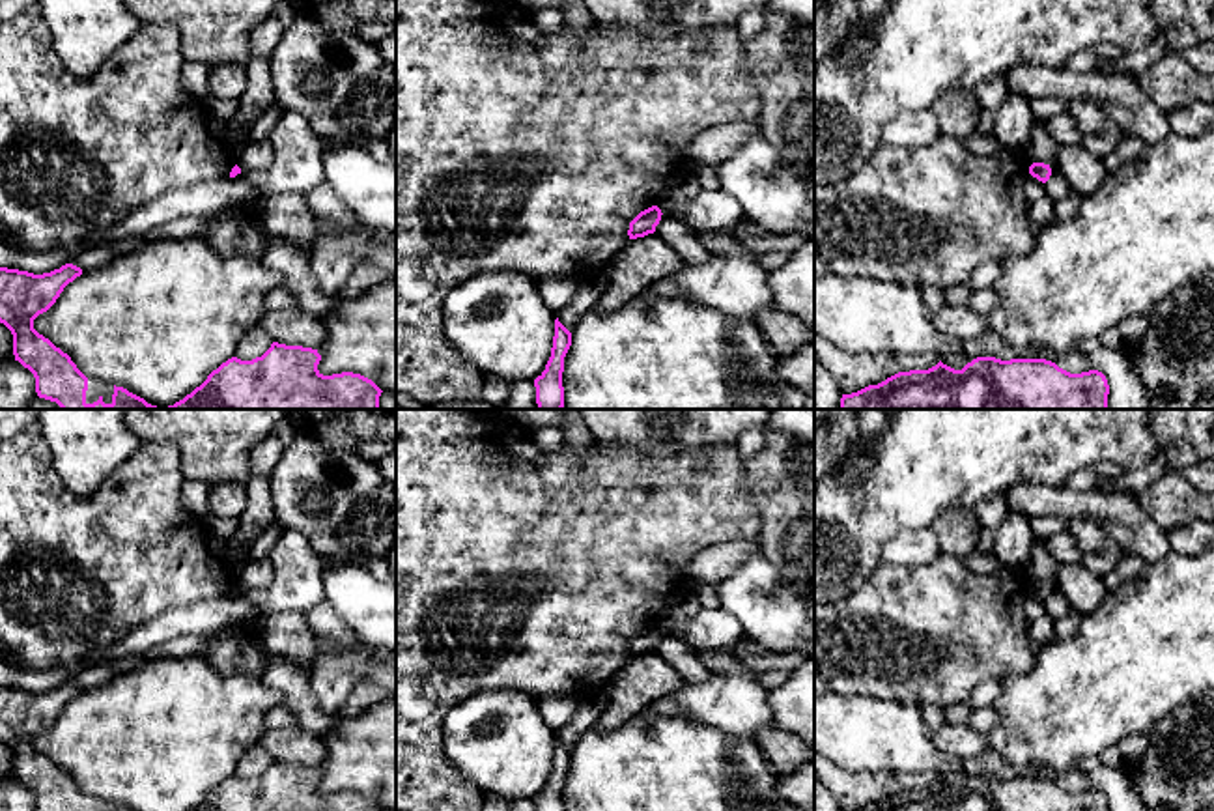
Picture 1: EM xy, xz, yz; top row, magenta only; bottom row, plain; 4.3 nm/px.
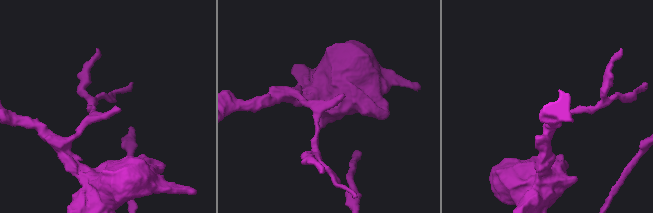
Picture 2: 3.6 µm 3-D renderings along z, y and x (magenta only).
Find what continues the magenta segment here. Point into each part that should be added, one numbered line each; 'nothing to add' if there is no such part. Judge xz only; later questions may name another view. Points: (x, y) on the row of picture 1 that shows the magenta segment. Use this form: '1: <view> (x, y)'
nothing to add

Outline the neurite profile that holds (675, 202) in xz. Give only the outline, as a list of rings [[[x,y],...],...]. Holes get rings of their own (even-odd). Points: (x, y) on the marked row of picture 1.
[[[685,172],[671,181],[665,194],[659,198],[657,207],[665,215],[672,215],[687,222],[687,206],[700,192],[695,172]]]

